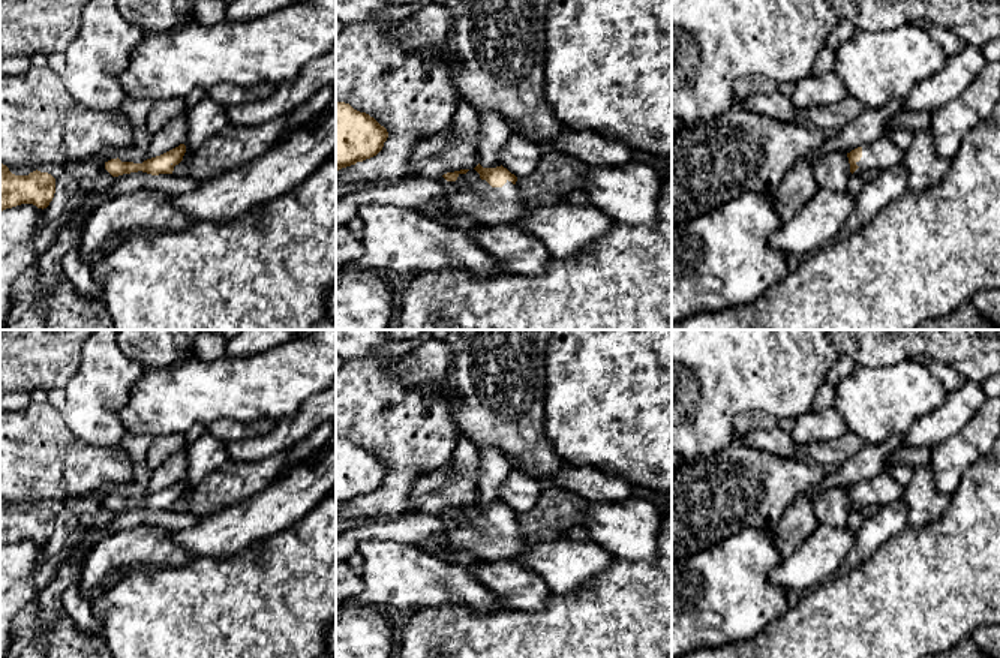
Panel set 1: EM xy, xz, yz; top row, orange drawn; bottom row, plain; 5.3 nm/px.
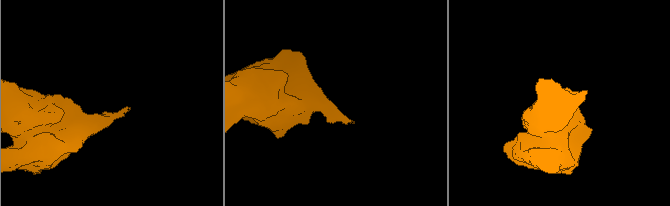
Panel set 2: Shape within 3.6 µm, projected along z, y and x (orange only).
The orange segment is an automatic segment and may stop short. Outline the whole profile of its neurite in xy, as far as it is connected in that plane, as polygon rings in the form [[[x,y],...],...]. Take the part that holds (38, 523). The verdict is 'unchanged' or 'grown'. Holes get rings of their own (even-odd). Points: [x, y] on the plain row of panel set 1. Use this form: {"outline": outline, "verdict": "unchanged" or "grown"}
{"outline": [[[0,499],[0,549],[21,540],[46,544],[55,529],[55,514],[48,508],[33,507],[28,511],[15,511]]], "verdict": "unchanged"}

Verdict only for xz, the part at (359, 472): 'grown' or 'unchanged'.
unchanged

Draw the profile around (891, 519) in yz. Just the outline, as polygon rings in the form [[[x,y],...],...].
[[[903,498],[879,507],[873,516],[865,517],[855,532],[856,543],[838,574],[846,574],[868,561],[883,544],[909,526],[907,519],[909,508]]]

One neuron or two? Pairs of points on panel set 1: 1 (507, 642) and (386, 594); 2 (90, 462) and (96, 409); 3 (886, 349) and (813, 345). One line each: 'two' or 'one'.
1: two
2: two
3: two

